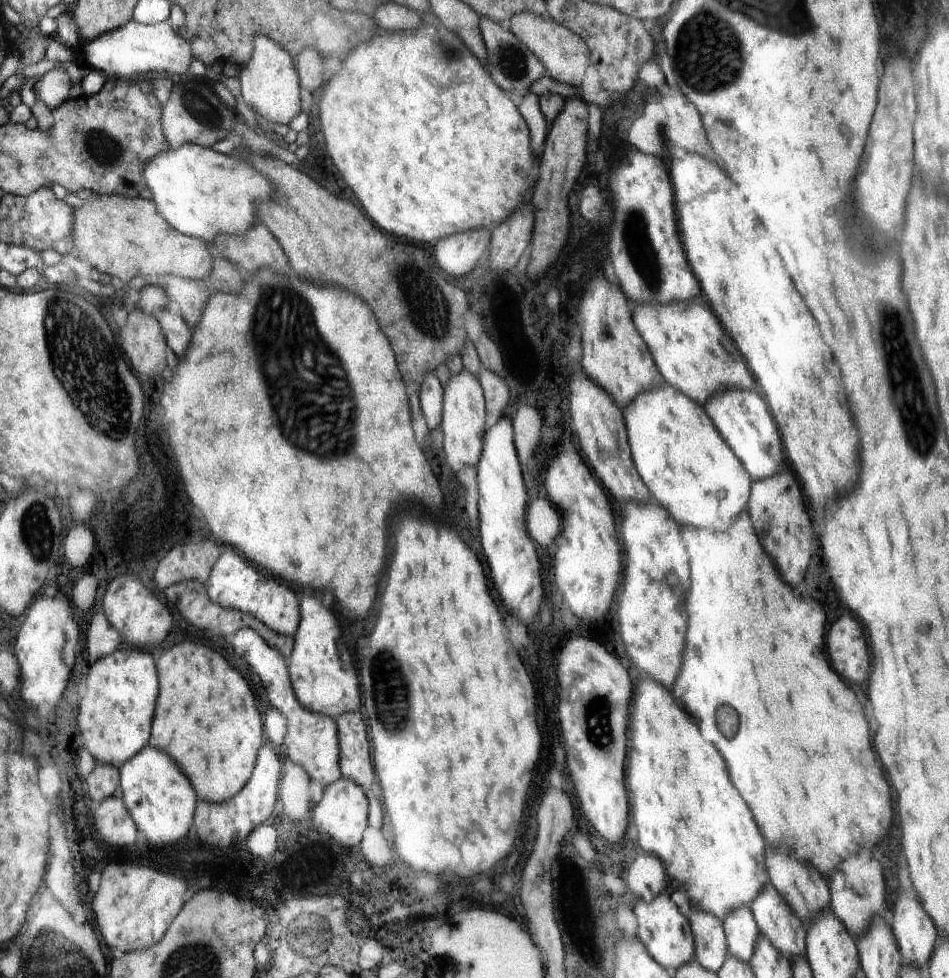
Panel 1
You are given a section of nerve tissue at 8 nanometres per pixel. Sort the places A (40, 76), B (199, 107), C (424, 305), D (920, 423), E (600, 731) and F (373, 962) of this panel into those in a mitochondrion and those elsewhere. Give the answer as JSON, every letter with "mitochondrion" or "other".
{"A":"other","B":"mitochondrion","C":"mitochondrion","D":"mitochondrion","E":"mitochondrion","F":"other"}

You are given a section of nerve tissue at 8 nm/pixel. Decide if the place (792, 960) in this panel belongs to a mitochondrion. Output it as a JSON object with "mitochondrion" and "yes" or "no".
{"mitochondrion":"no"}

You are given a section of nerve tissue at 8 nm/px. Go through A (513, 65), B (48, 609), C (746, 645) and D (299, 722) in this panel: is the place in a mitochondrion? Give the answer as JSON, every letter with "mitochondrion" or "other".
{"A":"mitochondrion","B":"other","C":"other","D":"other"}

